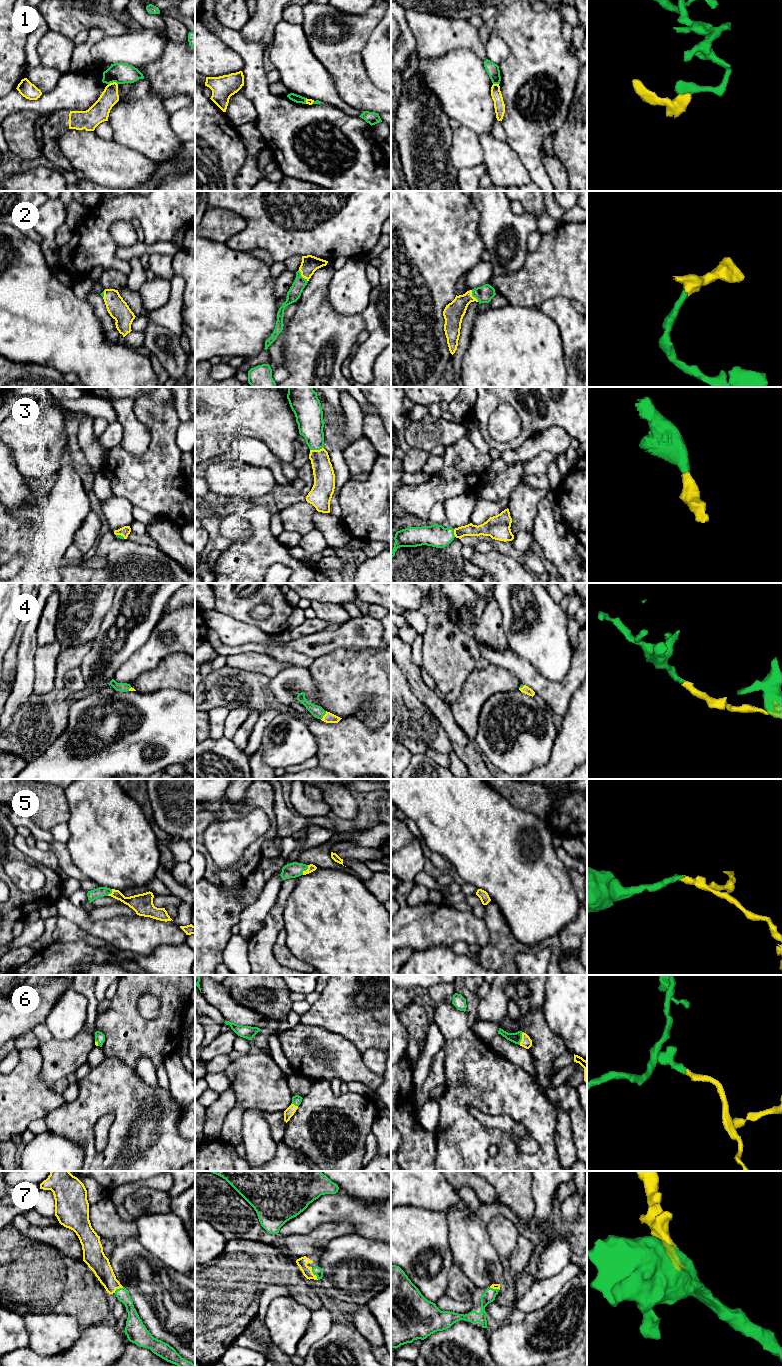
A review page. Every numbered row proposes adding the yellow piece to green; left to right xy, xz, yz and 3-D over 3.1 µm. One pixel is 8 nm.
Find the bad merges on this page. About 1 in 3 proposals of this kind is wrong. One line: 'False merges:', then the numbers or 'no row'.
False merges: 1

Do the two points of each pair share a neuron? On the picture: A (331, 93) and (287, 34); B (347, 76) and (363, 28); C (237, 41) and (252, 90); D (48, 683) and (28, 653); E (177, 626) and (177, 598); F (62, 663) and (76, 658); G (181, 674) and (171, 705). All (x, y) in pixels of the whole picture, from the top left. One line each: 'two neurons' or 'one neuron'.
A: one neuron
B: one neuron
C: one neuron
D: two neurons
E: two neurons
F: one neuron
G: two neurons

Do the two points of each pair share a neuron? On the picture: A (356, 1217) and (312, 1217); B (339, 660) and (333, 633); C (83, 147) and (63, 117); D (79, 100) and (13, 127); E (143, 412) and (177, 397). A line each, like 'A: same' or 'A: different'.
A: same
B: different
C: different
D: different
E: different

